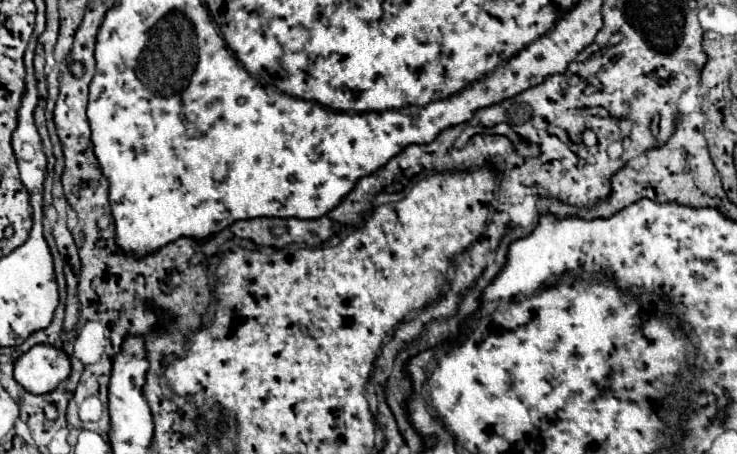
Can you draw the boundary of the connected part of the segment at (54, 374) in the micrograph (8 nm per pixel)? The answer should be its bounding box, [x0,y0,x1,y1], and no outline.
[15,344,71,394]

